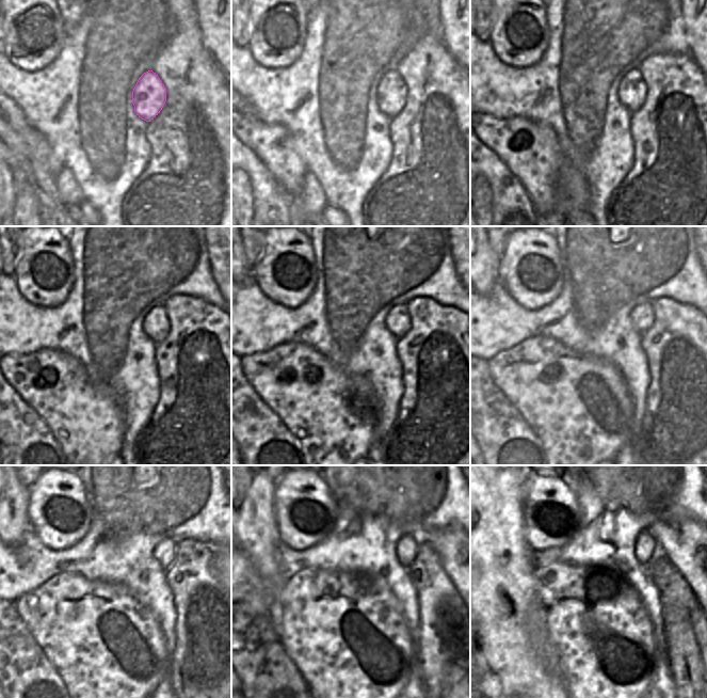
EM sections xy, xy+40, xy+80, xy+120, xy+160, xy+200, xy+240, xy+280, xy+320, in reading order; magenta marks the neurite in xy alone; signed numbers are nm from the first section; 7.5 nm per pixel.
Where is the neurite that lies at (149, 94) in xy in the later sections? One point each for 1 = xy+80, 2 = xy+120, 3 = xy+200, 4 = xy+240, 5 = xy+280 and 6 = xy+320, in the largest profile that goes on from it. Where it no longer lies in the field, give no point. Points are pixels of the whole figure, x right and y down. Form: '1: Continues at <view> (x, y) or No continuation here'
1: Continues at xy+80 (631, 89)
2: Continues at xy+120 (156, 324)
3: Continues at xy+200 (642, 317)
4: Continues at xy+240 (165, 552)
5: Continues at xy+280 (405, 549)
6: Continues at xy+320 (644, 544).

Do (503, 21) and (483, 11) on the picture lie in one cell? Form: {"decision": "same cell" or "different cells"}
{"decision": "different cells"}

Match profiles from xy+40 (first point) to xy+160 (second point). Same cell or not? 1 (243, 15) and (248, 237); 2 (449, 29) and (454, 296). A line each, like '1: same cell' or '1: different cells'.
1: same cell
2: different cells

